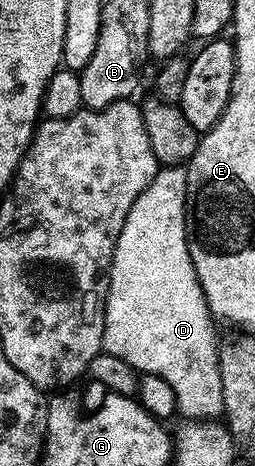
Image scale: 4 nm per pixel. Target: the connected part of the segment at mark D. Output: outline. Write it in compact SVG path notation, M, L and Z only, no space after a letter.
M166 165L157 168L152 182L144 188L142 195L138 195L138 199L134 199L134 203L126 215L126 223L118 235L118 243L112 256L112 268L108 274L108 300L104 303L104 344L102 349L103 352L114 355L126 363L130 363L130 367L139 371L141 374L161 376L173 388L179 416L184 419L202 421L205 419L219 418L223 414L224 404L222 403L220 354L218 352L218 340L216 341L215 327L217 328L217 326L214 324L212 312L208 310L208 304L204 298L202 287L198 283L198 275L194 271L194 263L190 259L190 251L188 250L188 232L186 231L186 219L184 218L187 190L187 168L179 165Z

